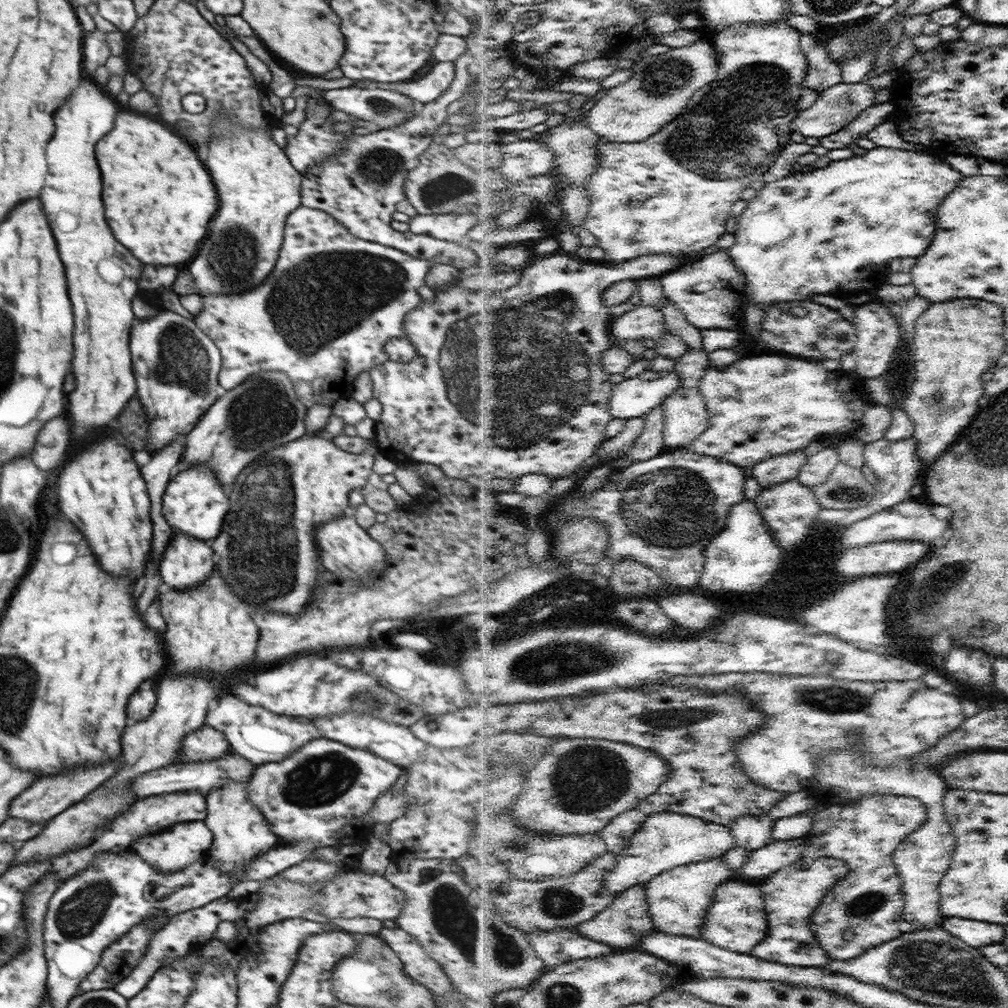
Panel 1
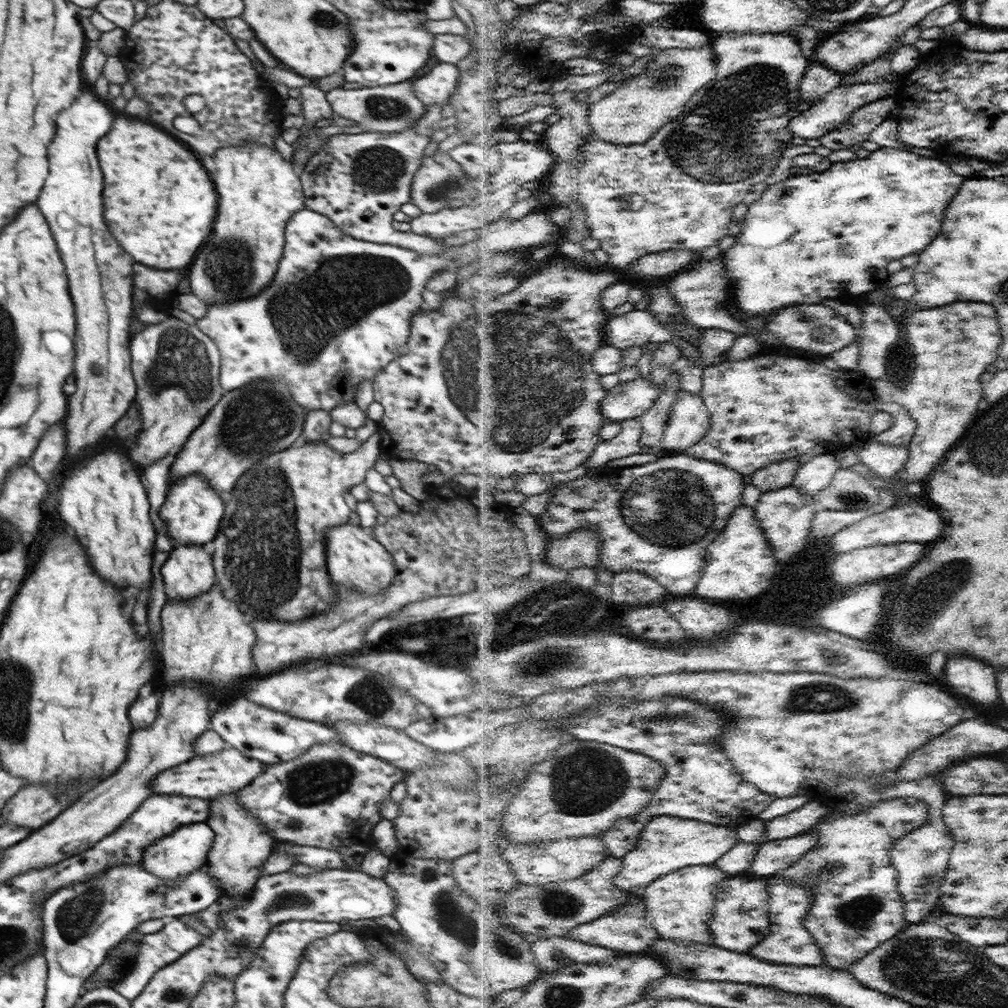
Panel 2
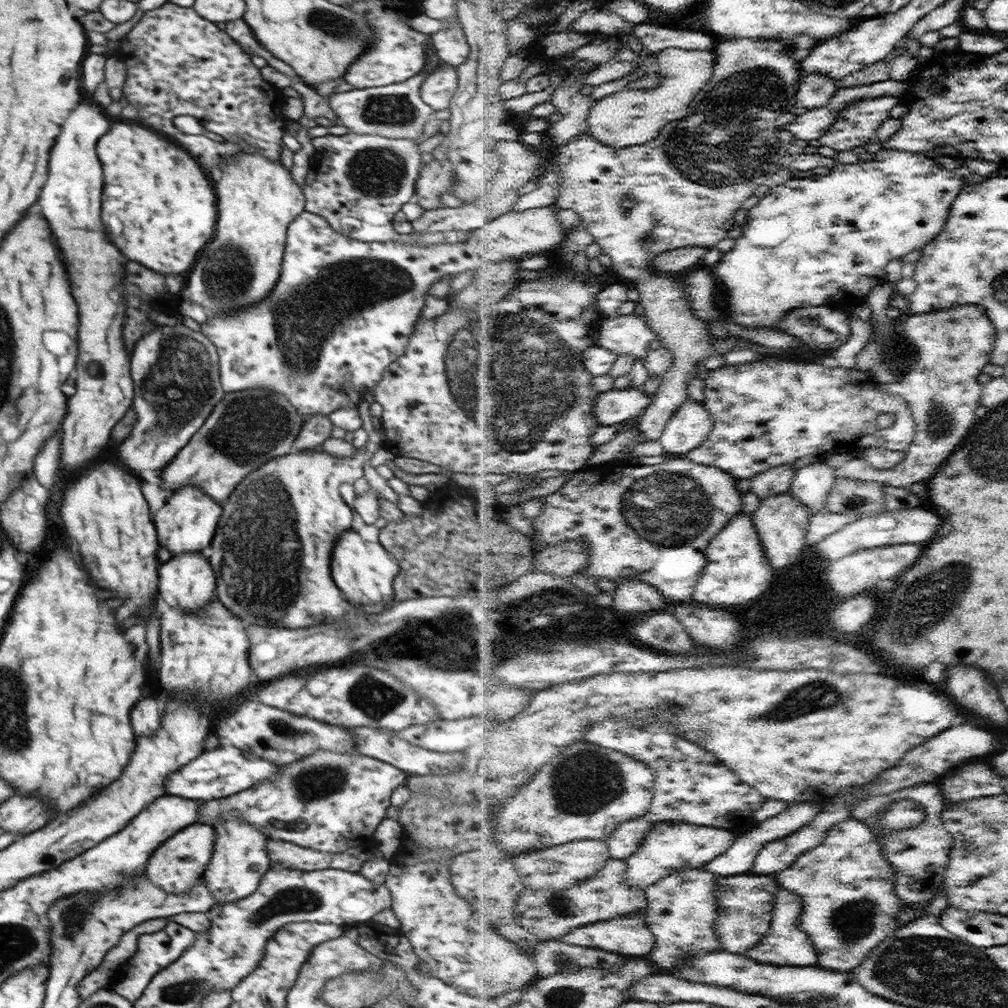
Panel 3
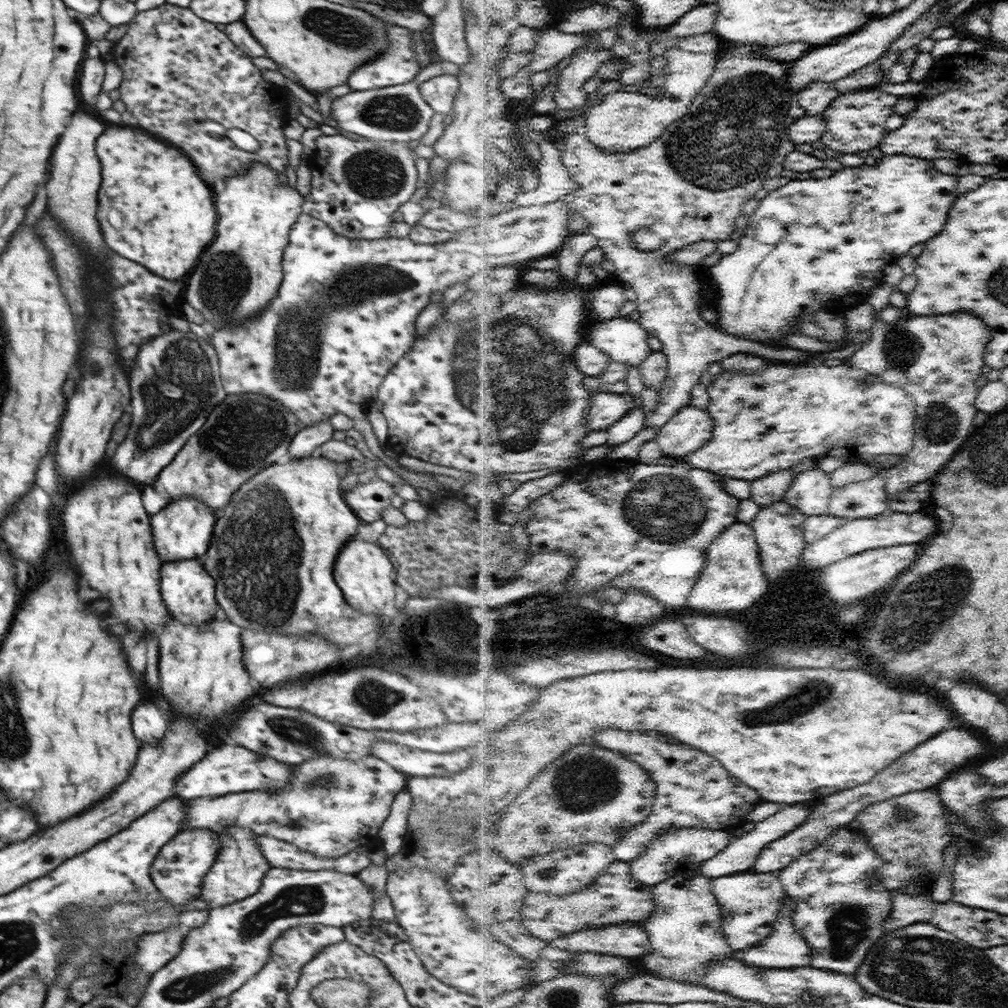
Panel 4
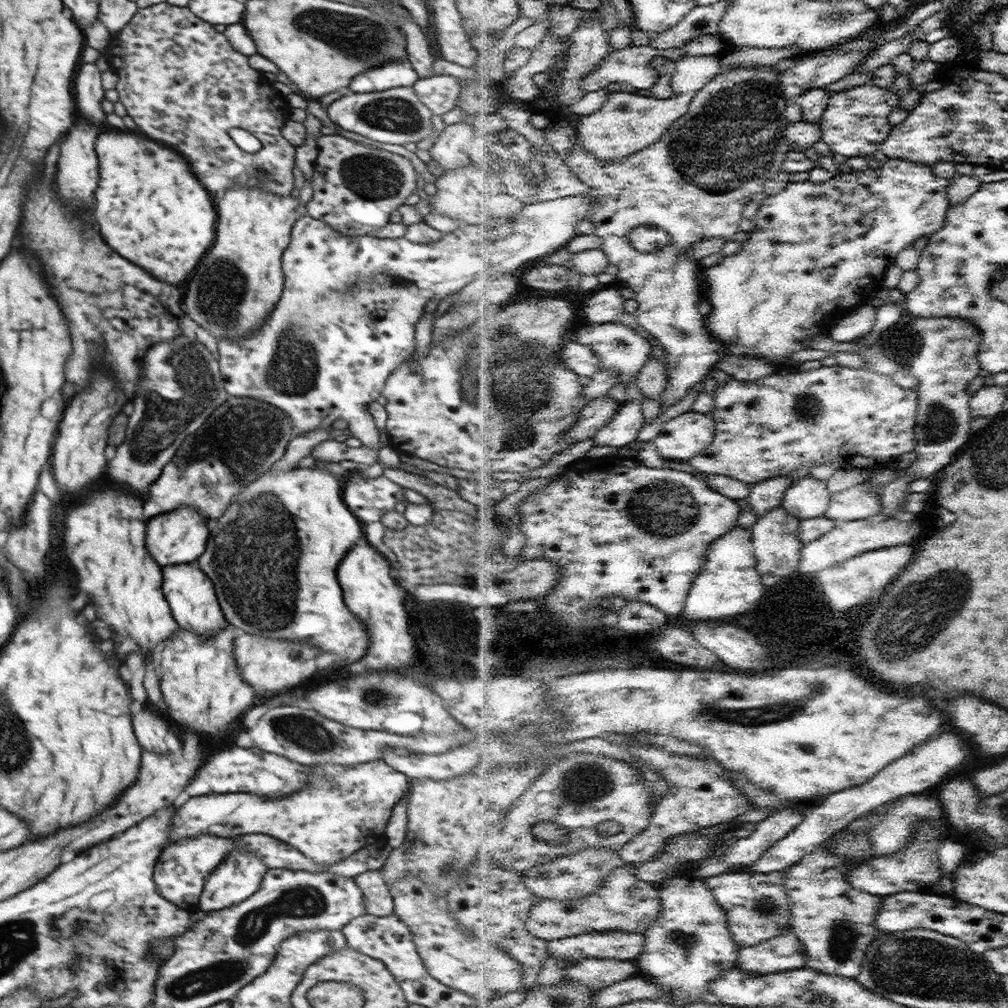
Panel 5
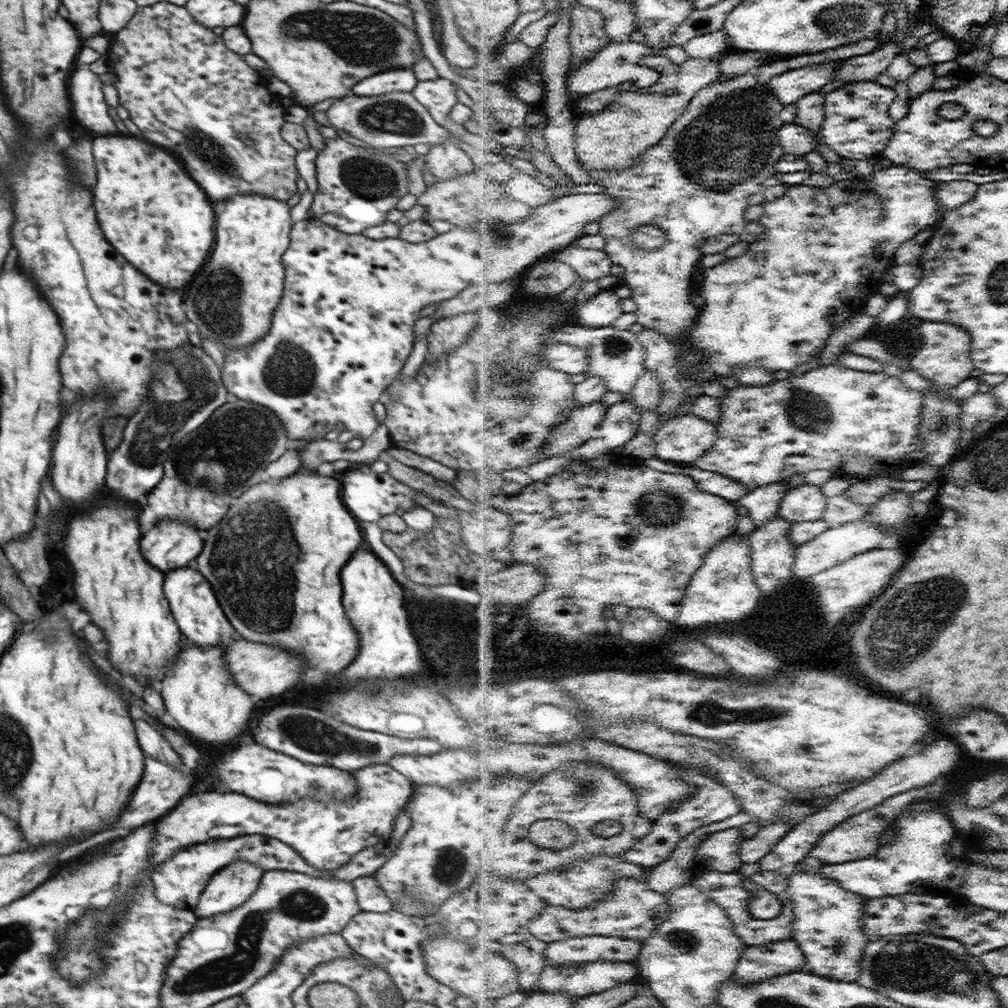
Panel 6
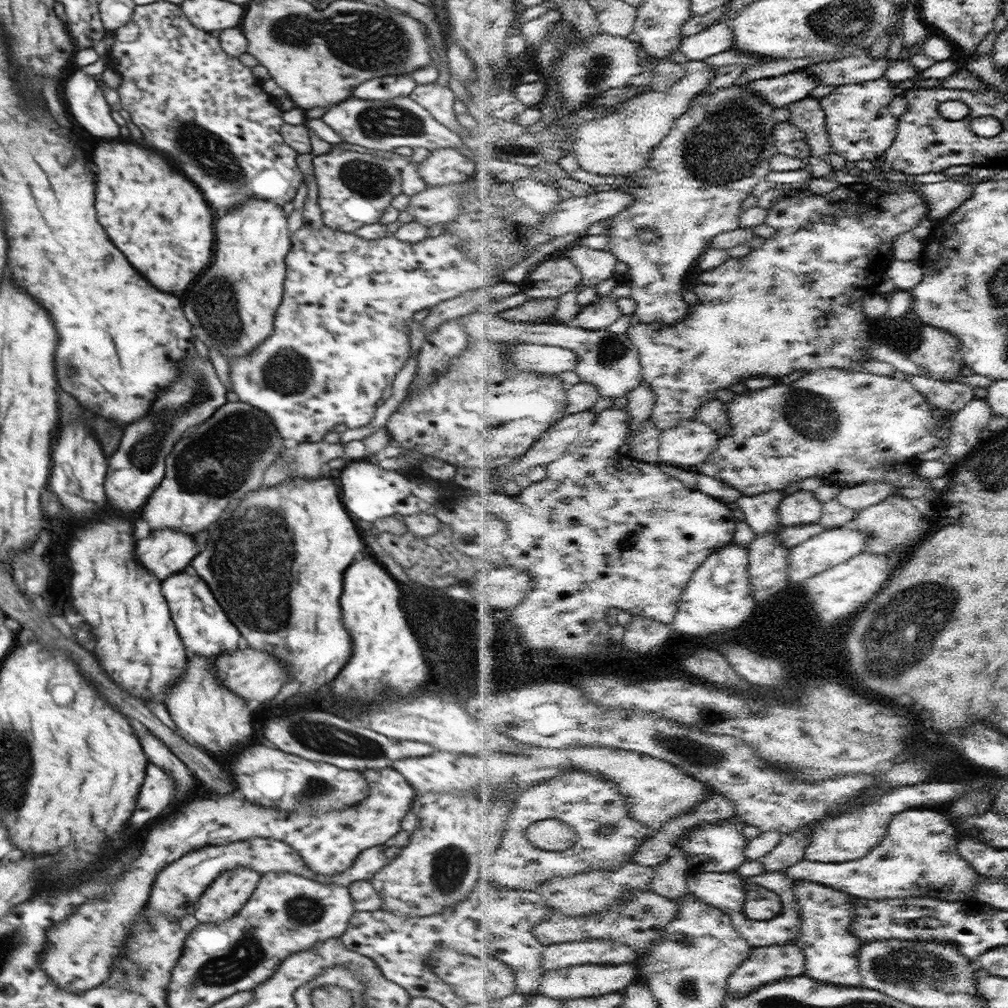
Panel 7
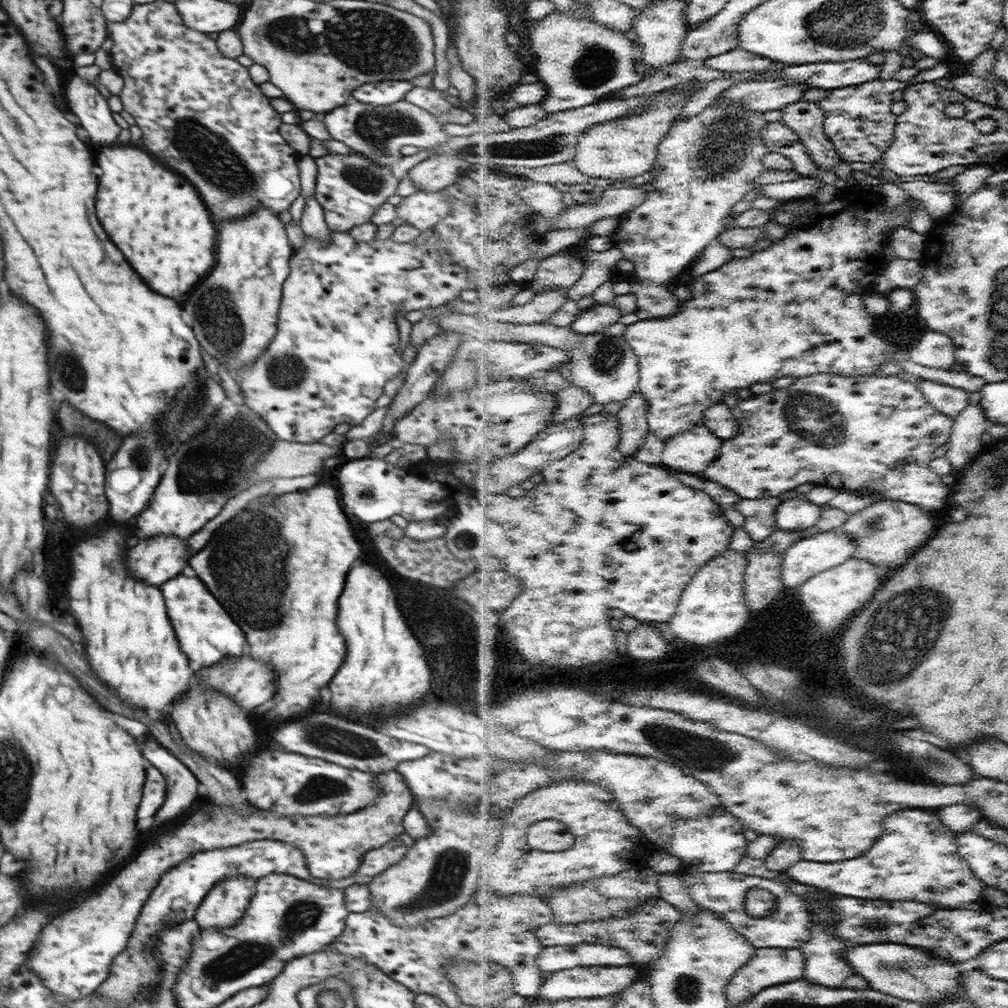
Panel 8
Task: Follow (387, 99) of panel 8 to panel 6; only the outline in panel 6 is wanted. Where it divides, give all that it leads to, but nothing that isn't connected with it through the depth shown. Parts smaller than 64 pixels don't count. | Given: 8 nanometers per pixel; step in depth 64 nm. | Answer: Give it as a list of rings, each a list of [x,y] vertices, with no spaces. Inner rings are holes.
[[[412,67],[391,68],[357,82],[351,90],[358,96],[382,96],[391,92],[411,92],[417,84]]]

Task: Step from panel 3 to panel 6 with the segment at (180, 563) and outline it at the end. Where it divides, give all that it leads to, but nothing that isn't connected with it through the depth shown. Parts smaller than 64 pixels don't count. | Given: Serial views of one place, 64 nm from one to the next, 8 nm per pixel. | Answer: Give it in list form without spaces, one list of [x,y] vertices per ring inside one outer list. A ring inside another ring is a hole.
[[[193,565],[164,572],[163,593],[181,634],[200,649],[223,644],[228,647],[235,641],[235,628],[226,618],[210,582]]]

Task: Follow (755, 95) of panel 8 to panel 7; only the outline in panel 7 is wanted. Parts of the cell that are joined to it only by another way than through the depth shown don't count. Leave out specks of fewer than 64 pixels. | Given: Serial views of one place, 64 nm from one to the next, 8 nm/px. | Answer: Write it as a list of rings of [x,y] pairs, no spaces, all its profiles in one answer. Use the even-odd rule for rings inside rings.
[[[800,69],[792,73],[786,73],[785,75],[780,75],[777,77],[768,77],[763,79],[758,79],[752,82],[749,82],[747,86],[751,88],[754,92],[761,94],[769,104],[775,106],[775,108],[784,108],[789,105],[793,105],[796,102],[804,100],[806,97],[810,97],[812,91],[815,88],[818,88],[822,82],[819,81],[819,78],[811,70]]]

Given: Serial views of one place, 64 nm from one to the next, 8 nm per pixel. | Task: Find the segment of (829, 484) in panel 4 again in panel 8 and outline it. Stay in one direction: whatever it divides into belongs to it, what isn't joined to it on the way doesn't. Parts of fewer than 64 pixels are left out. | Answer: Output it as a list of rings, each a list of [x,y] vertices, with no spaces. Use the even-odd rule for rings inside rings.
[[[800,495],[796,498],[784,499],[777,519],[780,529],[805,532],[809,528],[815,529],[822,515],[823,510],[820,505],[810,503],[808,496]]]

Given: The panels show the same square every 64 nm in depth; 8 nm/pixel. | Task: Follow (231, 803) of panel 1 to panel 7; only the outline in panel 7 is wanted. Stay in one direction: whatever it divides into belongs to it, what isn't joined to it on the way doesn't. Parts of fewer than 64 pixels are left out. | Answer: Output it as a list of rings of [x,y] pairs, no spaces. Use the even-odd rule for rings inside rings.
[[[240,866],[218,876],[198,900],[193,915],[198,923],[222,923],[238,915],[261,881],[258,874]]]

